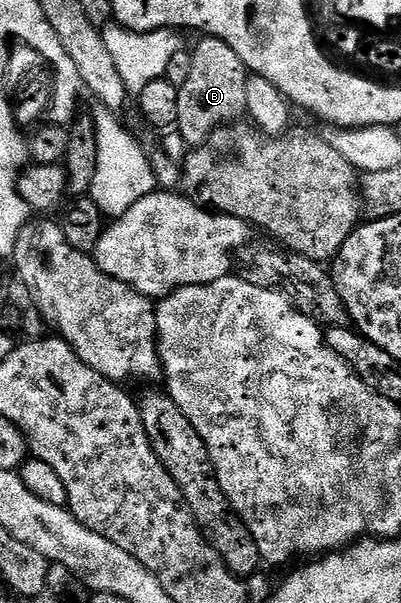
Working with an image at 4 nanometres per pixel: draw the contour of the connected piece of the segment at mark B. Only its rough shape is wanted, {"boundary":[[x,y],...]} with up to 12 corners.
{"boundary":[[226,40],[191,47],[180,130],[200,146],[245,113],[250,71]]}

